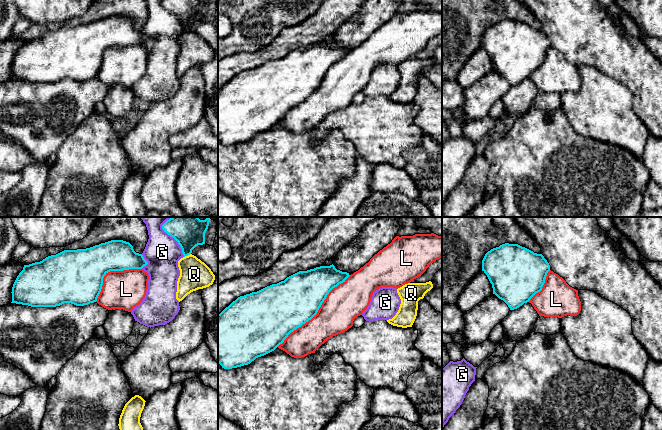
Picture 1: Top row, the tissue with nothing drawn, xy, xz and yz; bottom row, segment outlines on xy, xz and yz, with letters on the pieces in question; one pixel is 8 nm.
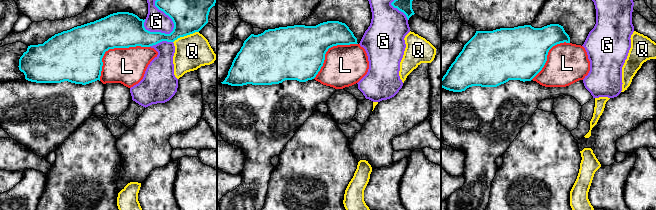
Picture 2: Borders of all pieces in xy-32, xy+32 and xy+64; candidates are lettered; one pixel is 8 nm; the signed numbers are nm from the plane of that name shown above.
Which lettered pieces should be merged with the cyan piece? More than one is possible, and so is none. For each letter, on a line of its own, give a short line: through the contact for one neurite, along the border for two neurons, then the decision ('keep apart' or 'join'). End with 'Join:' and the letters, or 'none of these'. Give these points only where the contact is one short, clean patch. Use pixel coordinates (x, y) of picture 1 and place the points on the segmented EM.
G: keep apart
L: join
Q: keep apart
Join: L

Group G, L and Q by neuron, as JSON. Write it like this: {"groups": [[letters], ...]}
{"groups": [["G"], ["L"], ["Q"]]}

